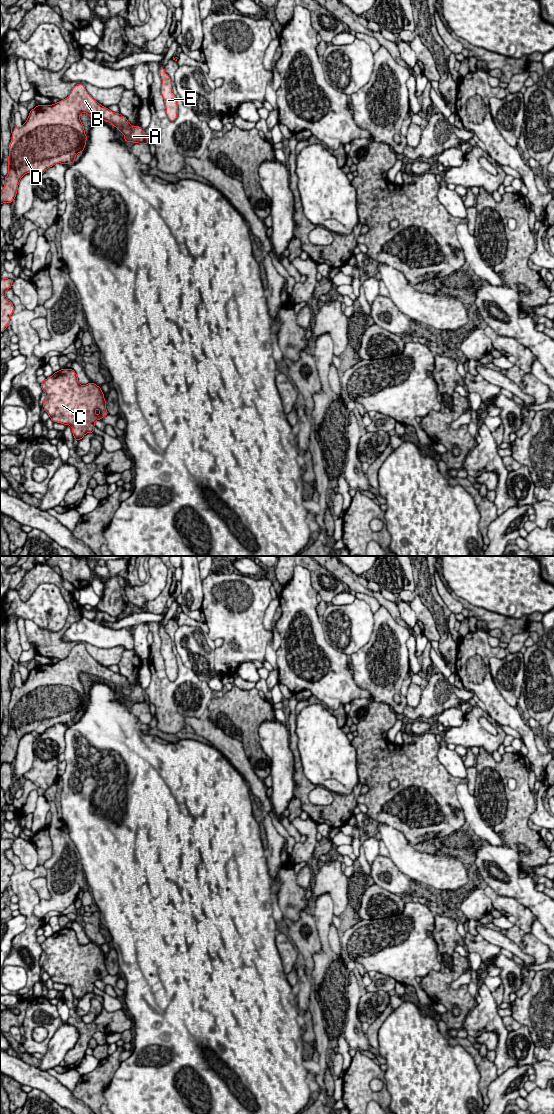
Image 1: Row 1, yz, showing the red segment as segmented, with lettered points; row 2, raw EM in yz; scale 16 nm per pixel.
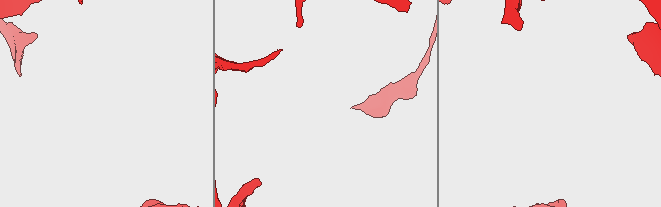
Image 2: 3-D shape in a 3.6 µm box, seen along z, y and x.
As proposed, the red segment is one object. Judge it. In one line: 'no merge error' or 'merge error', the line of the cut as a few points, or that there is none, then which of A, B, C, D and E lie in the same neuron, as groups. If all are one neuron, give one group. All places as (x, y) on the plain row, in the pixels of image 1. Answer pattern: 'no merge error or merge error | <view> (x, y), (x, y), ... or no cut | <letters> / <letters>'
no merge error | no cut | A B C D E

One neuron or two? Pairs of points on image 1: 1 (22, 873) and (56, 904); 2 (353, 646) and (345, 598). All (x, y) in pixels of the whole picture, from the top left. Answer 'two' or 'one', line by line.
1: two
2: one

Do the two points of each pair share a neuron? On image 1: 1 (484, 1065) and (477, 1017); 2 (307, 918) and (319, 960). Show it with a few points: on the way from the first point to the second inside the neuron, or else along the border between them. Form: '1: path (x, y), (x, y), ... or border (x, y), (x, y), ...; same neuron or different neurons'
1: border (493, 1062), (497, 1068), (498, 1075); different neurons
2: border (317, 928), (321, 950), (313, 955), (309, 972); different neurons

